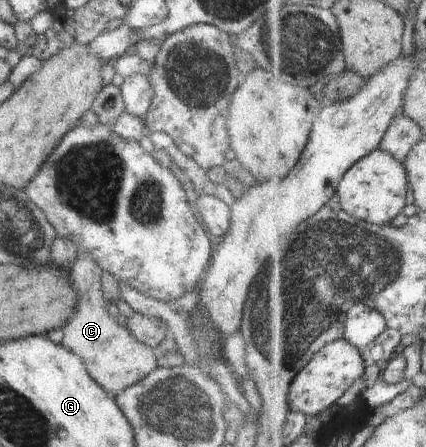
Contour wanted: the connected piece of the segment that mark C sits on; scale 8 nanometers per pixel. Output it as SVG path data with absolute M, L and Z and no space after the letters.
M79 250L70 265L70 277L74 283L78 295L77 311L74 316L63 327L64 338L61 345L72 351L78 358L82 359L89 375L110 395L120 395L120 393L131 387L134 383L141 381L158 367L154 349L143 345L127 329L121 319L113 319L107 313L108 303L102 292L101 276L102 269L94 262L93 256L87 250Z

